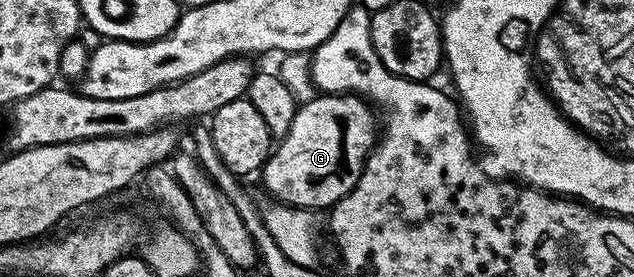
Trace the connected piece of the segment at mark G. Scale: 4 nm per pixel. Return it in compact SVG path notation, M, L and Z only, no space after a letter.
M318 95L312 101L303 102L297 108L287 135L279 138L262 170L264 185L272 199L301 211L328 211L338 204L358 183L368 154L377 144L376 117L371 111L369 102L355 95Z

